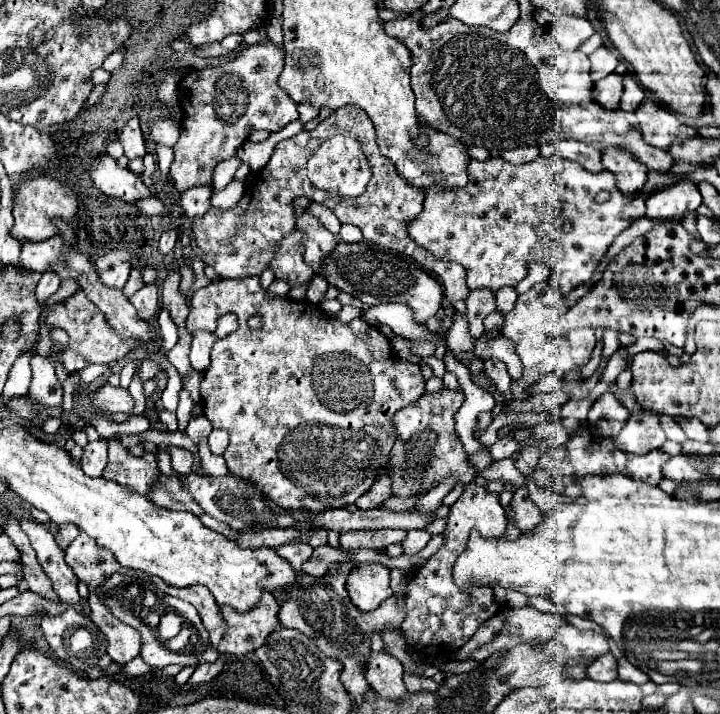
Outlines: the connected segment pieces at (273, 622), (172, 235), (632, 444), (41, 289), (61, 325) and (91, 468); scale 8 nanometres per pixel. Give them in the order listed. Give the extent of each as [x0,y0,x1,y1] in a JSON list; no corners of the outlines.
[[217,592,279,656],[159,230,177,254],[613,412,666,454],[37,270,61,304],[45,290,131,374],[79,438,107,478]]

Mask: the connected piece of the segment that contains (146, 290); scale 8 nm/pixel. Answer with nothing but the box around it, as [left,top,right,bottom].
[129,284,159,322]

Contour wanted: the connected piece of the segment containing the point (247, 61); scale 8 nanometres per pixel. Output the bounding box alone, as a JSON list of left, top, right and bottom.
[171,40,299,192]

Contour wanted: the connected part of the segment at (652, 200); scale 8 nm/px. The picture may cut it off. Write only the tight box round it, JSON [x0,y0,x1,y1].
[645,180,701,220]

